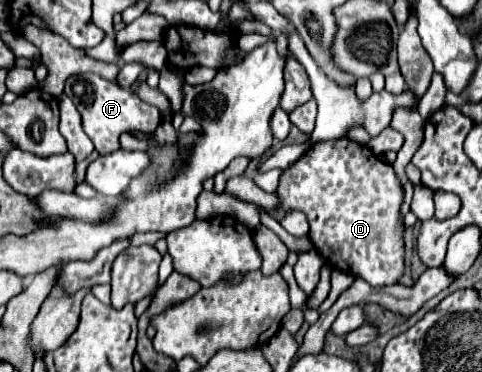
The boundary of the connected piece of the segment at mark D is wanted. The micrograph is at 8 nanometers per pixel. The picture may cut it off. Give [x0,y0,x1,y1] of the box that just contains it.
[277,137,405,287]

